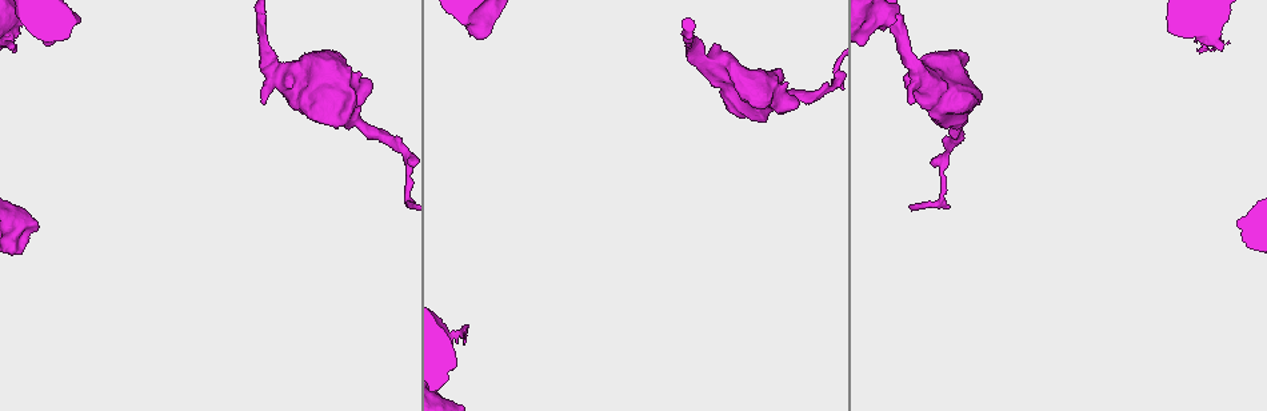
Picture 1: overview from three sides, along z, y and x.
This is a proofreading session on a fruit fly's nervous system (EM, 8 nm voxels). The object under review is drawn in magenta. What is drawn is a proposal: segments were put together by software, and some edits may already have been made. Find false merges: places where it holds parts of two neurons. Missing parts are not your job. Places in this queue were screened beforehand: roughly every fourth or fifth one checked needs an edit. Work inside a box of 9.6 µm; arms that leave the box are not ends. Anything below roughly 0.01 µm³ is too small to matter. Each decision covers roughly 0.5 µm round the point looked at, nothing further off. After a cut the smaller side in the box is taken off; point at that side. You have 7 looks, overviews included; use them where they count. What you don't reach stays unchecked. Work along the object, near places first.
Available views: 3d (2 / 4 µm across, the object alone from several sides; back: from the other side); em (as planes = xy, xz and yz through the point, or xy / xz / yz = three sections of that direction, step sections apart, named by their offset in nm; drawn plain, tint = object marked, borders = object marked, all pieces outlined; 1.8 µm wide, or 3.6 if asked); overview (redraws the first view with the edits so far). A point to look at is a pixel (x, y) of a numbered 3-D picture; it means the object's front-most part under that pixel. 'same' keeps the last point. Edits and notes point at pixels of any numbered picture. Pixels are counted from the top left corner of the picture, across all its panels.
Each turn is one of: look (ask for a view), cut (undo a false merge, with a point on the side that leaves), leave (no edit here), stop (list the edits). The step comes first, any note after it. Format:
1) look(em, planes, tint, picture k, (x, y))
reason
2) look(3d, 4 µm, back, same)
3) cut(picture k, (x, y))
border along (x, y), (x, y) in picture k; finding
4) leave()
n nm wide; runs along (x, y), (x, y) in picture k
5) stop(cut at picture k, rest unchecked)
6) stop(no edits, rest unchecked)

look(em, 3.6 µm, xy, step 16, tint, picture 1, (49, 17))
thick turns thin

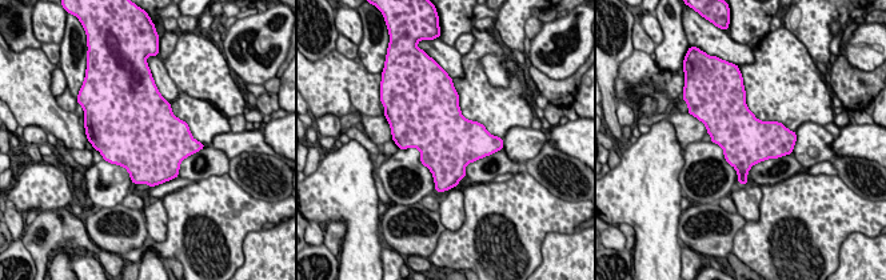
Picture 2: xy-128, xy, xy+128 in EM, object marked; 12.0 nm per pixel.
leave()
continuous, no second neuron

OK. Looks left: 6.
look(em, 3.6 µm, xz, step 16, tint, picture 1, (956, 118))
thick turns thin

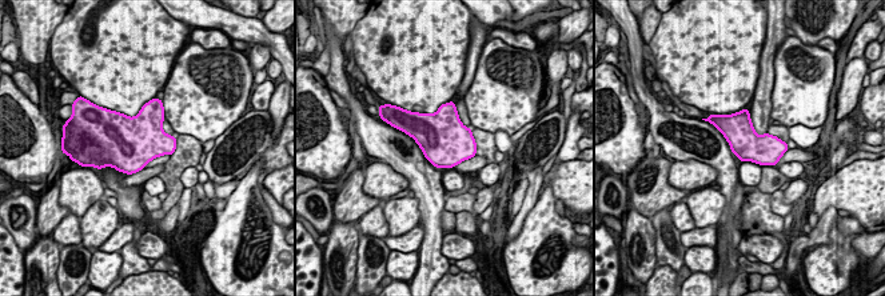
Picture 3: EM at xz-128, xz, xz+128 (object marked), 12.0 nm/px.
leave()
one neuron here

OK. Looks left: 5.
look(em, planes, tint, picture 1, (1196, 18))
thick turns thin

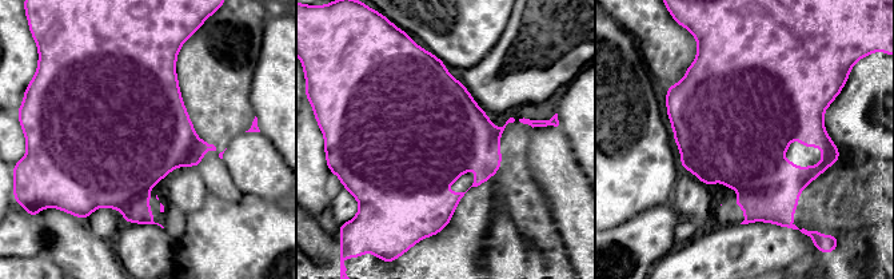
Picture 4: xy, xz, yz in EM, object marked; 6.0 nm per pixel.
leave()
all the same neuron

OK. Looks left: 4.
stop(no edits, rest unchecked)

